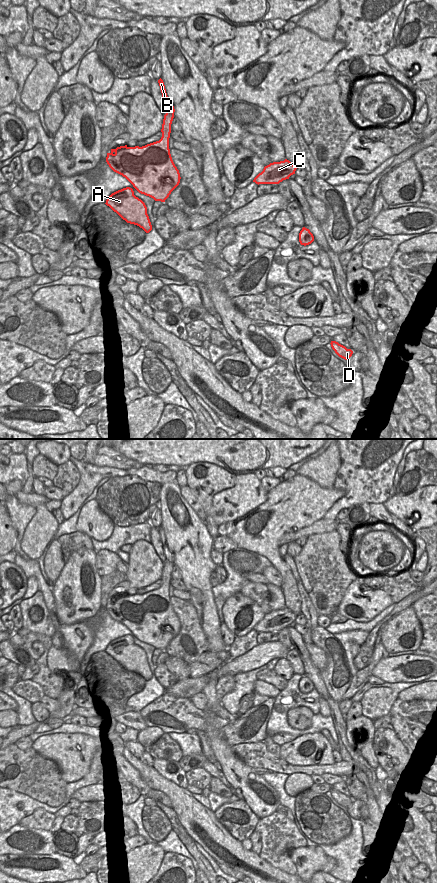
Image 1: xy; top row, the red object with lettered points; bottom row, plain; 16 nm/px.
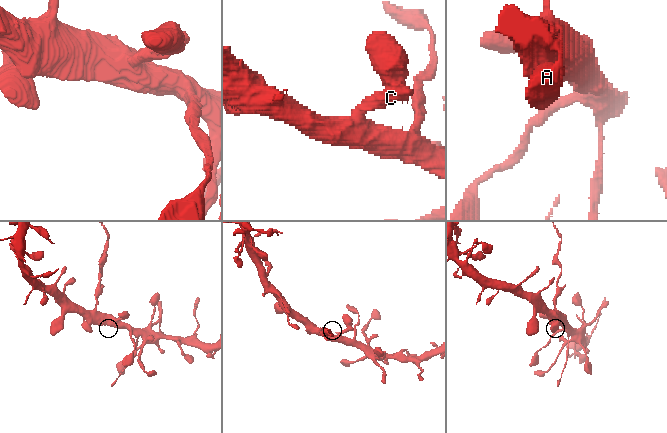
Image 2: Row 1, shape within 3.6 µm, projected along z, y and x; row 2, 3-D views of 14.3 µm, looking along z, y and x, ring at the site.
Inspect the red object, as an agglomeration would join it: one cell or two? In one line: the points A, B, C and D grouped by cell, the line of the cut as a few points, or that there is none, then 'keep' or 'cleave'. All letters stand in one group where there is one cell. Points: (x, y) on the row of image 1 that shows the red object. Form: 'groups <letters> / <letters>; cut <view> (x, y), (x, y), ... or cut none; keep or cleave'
groups A C D / B; cut xy (161, 129), (168, 139); cleave

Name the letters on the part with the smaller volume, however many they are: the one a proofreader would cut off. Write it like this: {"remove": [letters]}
{"remove": ["B"]}

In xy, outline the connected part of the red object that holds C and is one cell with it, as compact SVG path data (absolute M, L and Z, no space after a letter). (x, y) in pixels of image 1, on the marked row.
M285 159L280 162L273 162L265 166L253 180L256 184L279 184L283 180L295 174L297 167L289 160Z

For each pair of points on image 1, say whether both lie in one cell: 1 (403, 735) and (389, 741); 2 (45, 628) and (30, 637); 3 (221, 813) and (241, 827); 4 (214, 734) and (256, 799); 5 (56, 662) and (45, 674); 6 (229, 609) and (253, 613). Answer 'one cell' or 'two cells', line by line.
1: two cells
2: two cells
3: one cell
4: one cell
5: two cells
6: one cell

